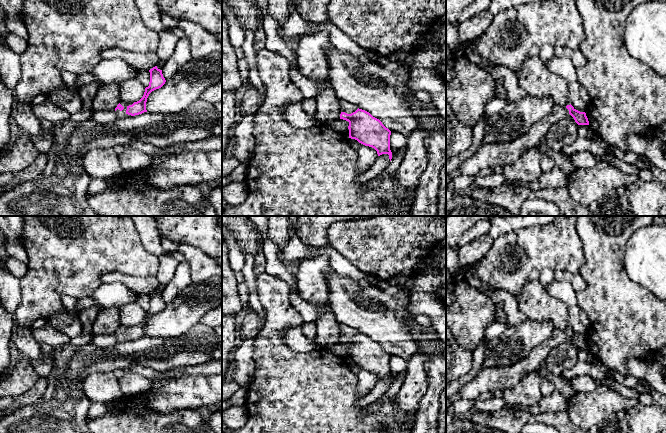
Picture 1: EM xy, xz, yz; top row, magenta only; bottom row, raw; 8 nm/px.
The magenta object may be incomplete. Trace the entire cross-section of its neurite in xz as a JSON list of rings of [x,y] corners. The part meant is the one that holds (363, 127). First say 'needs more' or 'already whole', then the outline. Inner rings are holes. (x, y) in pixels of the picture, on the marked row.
needs more; [[[340,100],[340,107],[342,111],[340,119],[349,122],[349,138],[374,148],[378,156],[388,154],[391,161],[391,131],[379,119],[373,117],[367,111],[359,109],[354,104]]]

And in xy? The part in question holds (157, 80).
needs more; [[[157,66],[150,69],[149,72],[150,82],[149,86],[145,88],[143,97],[134,103],[120,102],[115,108],[118,118],[135,116],[147,112],[146,102],[149,94],[152,91],[161,88],[166,82],[165,78],[163,77],[162,70],[158,69]]]

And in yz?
needs more; [[[571,104],[567,105],[566,107],[555,105],[548,115],[534,123],[527,133],[518,137],[517,139],[506,143],[484,144],[483,146],[479,147],[471,157],[465,159],[459,165],[459,167],[456,169],[457,174],[475,177],[483,169],[493,168],[496,166],[505,167],[506,165],[513,163],[530,149],[536,148],[539,145],[540,140],[545,137],[549,127],[552,124],[567,118],[569,114],[574,118],[578,125],[589,125],[589,121],[585,112],[576,110]]]

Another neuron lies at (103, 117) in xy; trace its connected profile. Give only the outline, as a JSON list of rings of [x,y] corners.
[[[115,110],[111,111],[94,111],[91,117],[93,120],[105,124],[115,121],[118,117]]]

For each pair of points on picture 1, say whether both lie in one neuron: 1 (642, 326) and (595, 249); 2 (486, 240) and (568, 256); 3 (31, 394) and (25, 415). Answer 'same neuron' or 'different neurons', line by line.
1: same neuron
2: different neurons
3: different neurons

